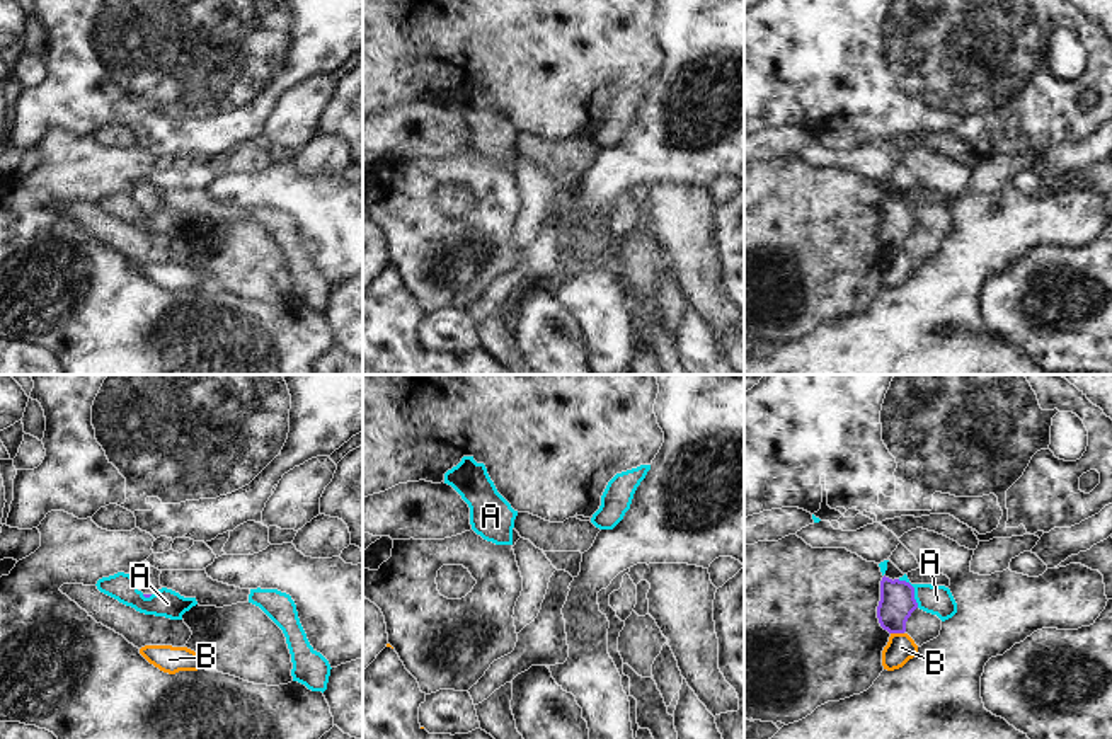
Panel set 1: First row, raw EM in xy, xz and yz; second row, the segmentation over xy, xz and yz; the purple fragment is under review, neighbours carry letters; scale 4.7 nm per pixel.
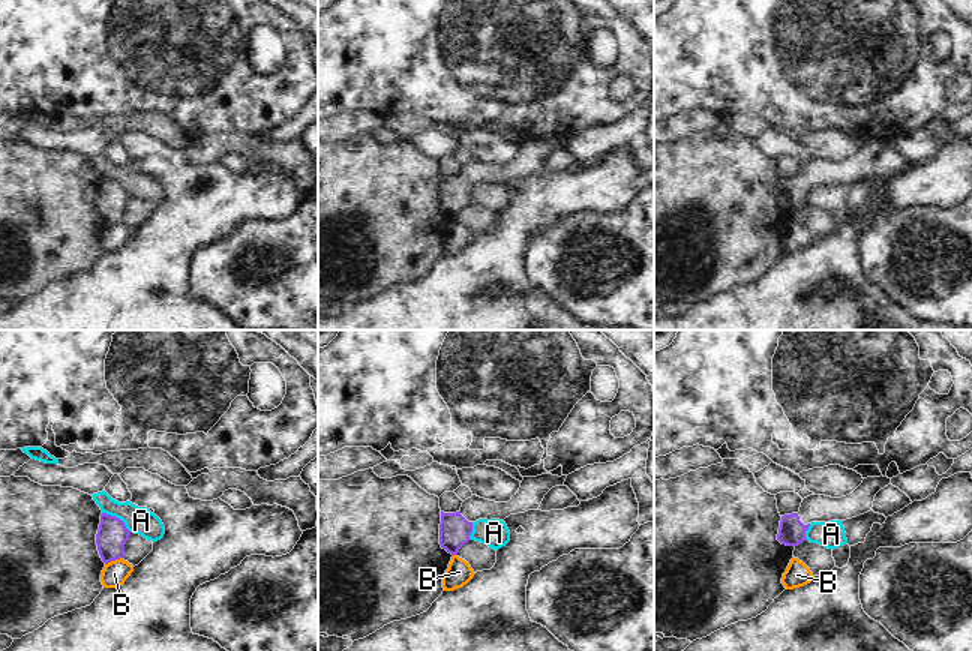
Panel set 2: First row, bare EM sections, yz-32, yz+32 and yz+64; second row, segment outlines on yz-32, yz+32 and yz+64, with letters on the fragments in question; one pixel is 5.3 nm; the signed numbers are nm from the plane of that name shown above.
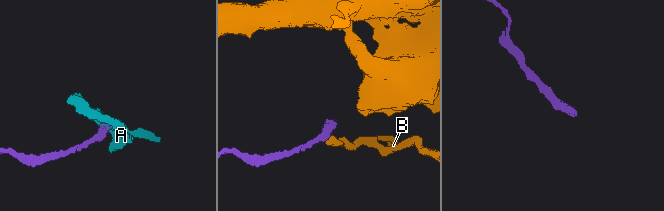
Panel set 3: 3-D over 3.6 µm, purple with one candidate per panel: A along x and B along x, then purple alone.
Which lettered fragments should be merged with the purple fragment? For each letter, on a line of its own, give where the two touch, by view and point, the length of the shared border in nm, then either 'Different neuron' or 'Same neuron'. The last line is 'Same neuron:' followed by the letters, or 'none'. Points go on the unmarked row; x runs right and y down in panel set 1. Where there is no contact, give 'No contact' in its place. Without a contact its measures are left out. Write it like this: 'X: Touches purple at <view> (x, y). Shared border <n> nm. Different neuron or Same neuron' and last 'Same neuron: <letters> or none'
A: Touches purple at yz (913, 208). Shared border 170 nm. Different neuron
B: Touches purple at yz (898, 251). Shared border 60 nm. Different neuron
Same neuron: none

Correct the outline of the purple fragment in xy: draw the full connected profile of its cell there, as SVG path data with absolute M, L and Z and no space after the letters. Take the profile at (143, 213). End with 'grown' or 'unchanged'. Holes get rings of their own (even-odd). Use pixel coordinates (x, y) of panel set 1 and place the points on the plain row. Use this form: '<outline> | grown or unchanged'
M141 180L138 186L133 187L131 196L138 209L141 209L145 216L150 216L158 208L162 208L160 192L162 189L152 186L148 180Z | grown

